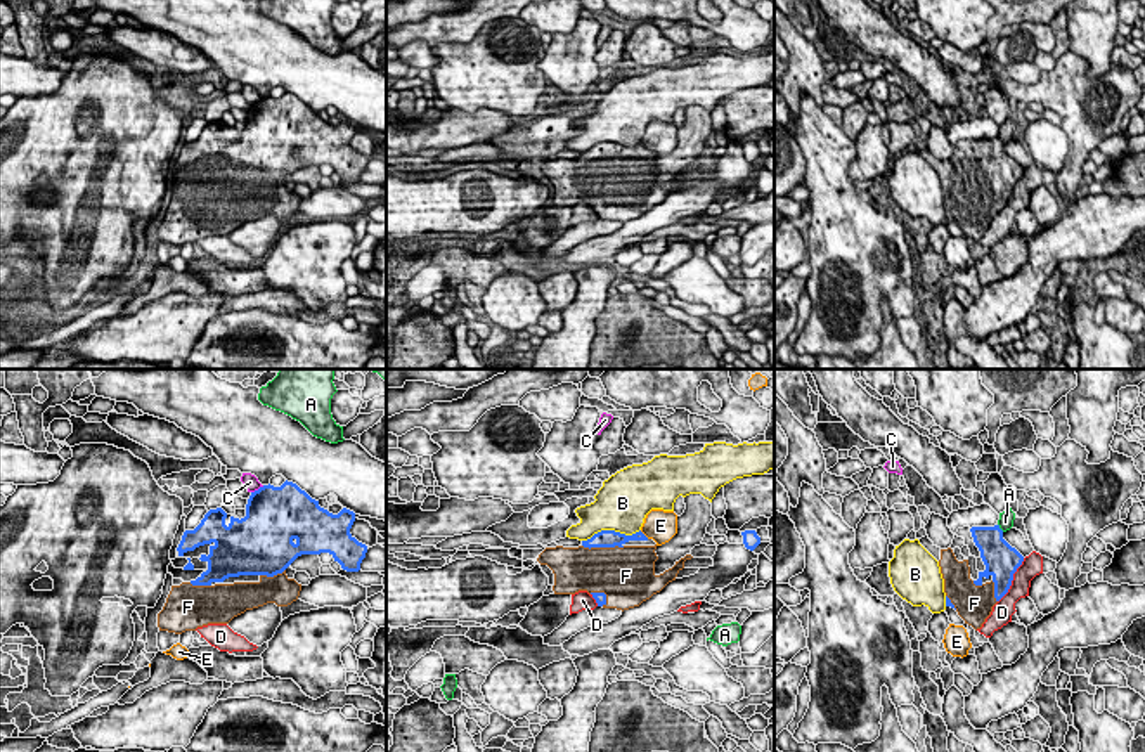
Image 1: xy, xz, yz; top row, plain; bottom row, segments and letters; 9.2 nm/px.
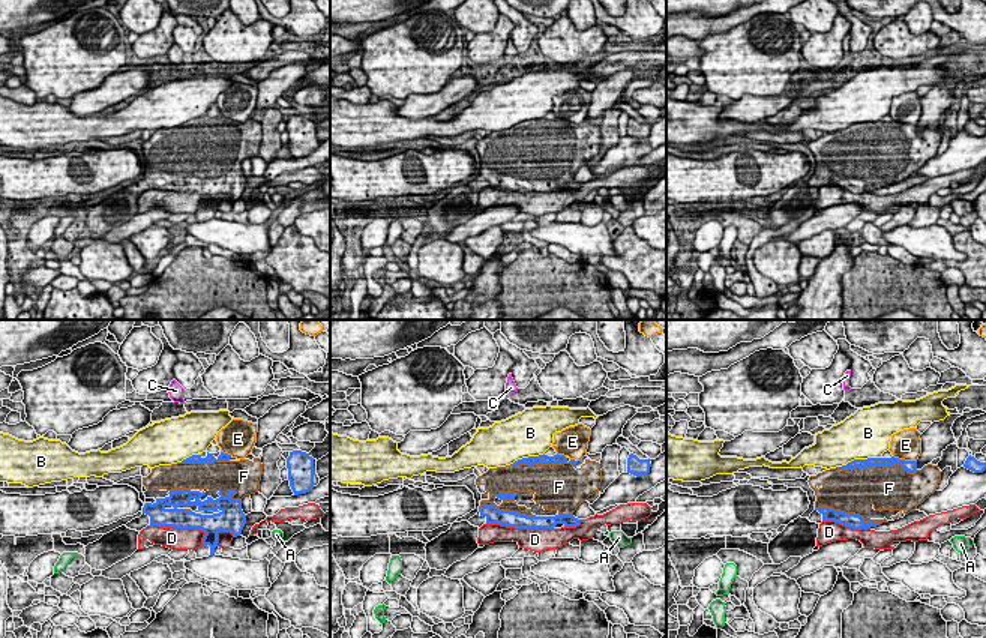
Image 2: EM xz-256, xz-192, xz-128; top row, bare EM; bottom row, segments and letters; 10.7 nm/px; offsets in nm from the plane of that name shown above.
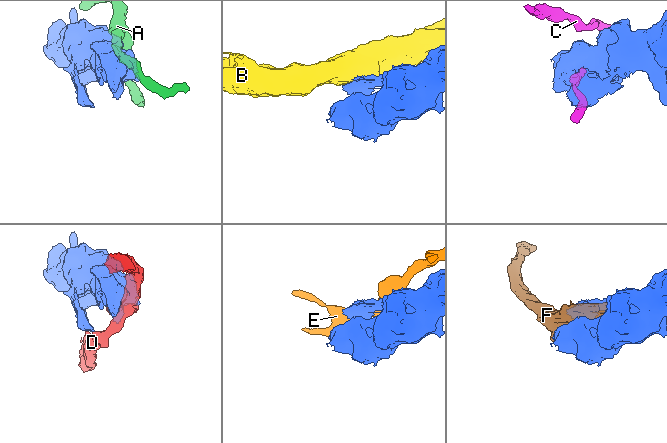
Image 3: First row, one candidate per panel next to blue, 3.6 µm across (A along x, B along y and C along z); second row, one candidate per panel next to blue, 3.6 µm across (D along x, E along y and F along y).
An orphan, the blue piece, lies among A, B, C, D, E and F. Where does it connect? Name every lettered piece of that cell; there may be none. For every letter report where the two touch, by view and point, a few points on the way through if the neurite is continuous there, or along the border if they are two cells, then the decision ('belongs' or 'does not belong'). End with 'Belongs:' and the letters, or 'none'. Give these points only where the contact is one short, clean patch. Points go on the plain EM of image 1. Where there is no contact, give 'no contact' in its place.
A: contact yz (998, 139); does not belong
B: contact xz (610, 142); does not belong
C: contact xy (258, 101); does not belong
D: contact yz (1012, 191); does not belong
E: contact xz (643, 146); does not belong
F: contact xz (603, 158); belongs
Belongs: F

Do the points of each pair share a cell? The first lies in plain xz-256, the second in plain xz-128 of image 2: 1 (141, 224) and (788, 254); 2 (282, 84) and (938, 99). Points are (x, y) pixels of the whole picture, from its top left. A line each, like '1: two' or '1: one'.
1: two
2: one

